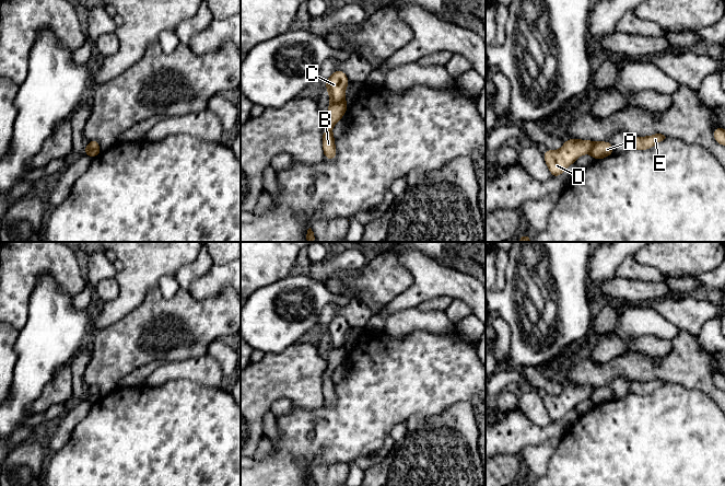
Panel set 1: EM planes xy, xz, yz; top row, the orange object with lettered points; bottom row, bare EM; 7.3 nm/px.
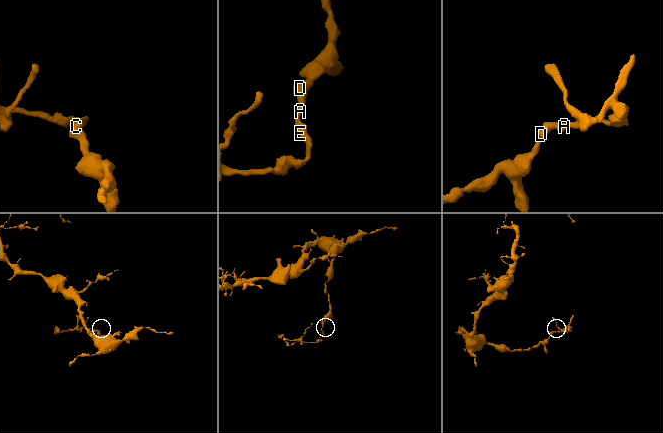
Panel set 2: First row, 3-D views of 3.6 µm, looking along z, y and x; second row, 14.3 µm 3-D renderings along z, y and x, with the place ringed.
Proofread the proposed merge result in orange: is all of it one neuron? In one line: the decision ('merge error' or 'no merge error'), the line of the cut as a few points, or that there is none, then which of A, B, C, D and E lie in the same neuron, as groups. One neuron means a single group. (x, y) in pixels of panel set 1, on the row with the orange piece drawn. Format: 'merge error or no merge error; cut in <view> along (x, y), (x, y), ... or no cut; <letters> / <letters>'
merge error; cut in xz along (331, 101), (345, 102); A B E / C D

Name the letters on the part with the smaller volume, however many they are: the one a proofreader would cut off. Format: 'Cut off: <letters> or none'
Cut off: A, B, E

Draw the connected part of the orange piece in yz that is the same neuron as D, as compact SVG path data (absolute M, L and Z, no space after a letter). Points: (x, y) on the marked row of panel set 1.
M571 138L564 141L560 150L546 150L542 154L552 177L560 176L578 157L590 153L595 143L592 140Z

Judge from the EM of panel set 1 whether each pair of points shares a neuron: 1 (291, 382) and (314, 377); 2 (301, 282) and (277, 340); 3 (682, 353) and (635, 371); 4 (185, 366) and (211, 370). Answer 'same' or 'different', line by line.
1: same
2: same
3: same
4: same

